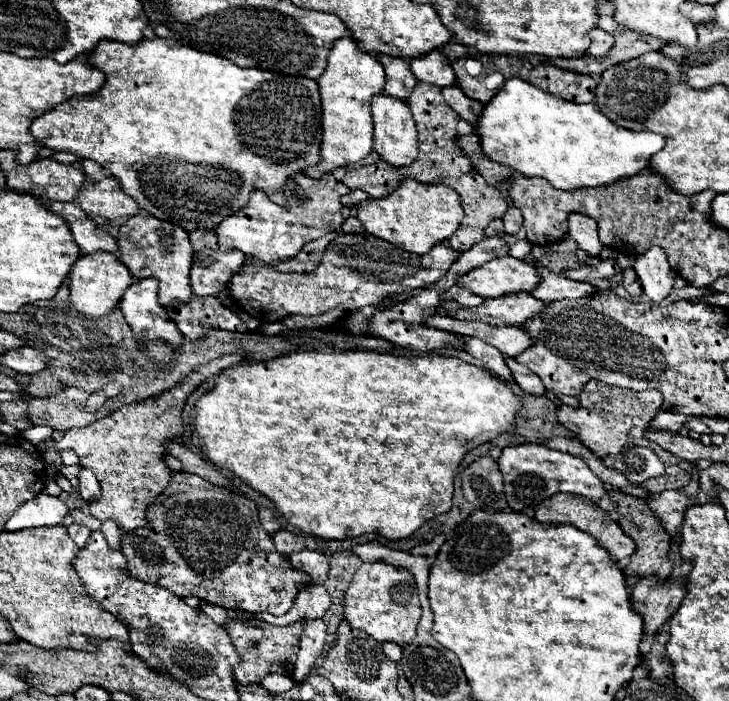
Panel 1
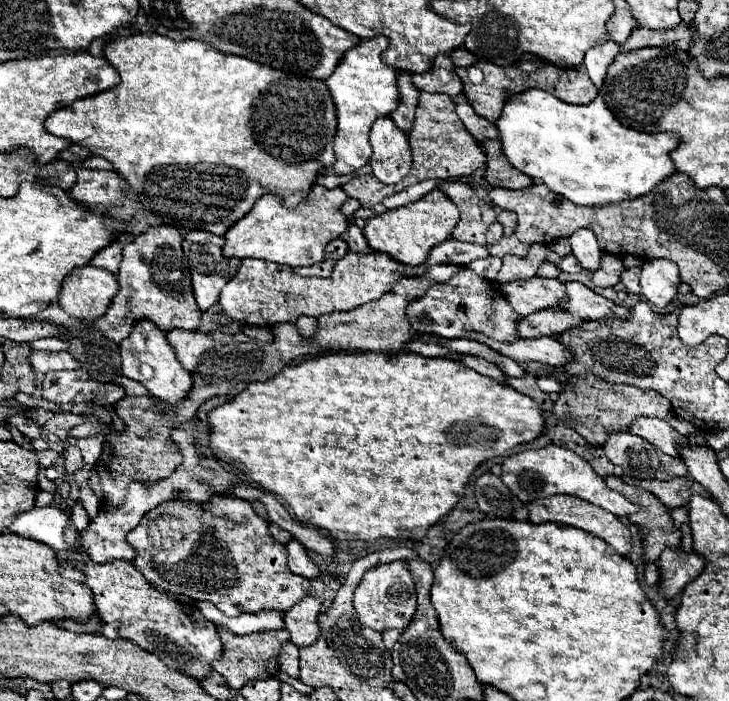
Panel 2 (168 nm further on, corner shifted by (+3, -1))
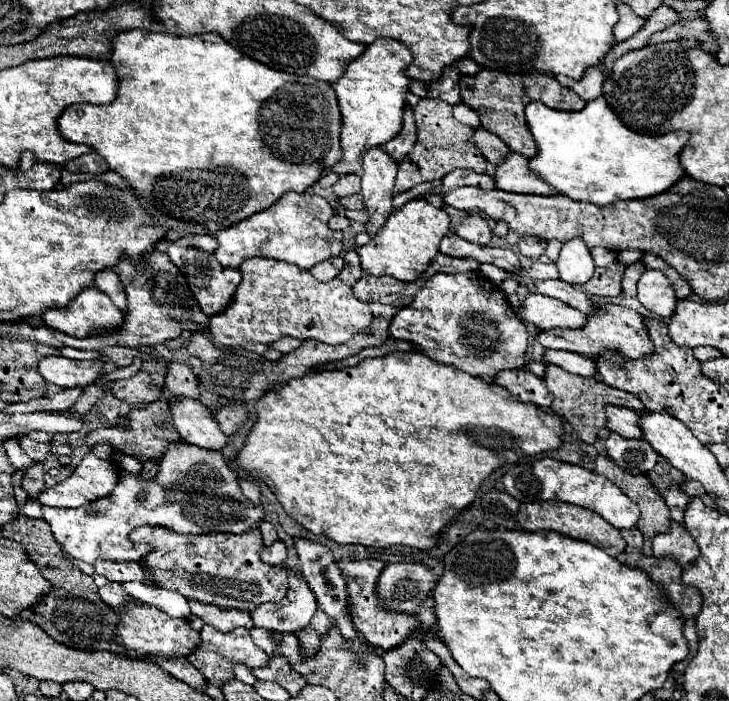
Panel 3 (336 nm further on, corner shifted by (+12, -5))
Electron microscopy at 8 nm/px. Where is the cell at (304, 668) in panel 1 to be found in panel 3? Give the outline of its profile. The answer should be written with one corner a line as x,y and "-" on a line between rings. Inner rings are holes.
288,572
288,580
290,588
284,600
280,600
278,604
260,604
250,612
256,626
296,634
310,624
314,612
318,610
314,594
300,576

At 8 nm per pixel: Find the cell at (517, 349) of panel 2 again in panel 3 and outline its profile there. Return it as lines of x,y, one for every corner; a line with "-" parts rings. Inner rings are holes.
546,350
544,364
556,364
568,372
580,374
580,376
594,376
594,362
590,358
584,358
580,354
572,354
572,352
562,352
562,350

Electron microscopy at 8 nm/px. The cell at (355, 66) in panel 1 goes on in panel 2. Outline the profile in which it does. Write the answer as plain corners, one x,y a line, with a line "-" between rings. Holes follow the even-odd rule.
375,36
369,40
361,40
355,48
351,48
331,78
327,80
329,90
333,92
333,100
337,106
337,134
335,134
335,154
337,162
329,168
333,174
351,174
365,166
371,158
369,132
377,118
387,118
397,110
401,100
397,88
397,70
387,66
381,60
381,54
389,48
389,38

